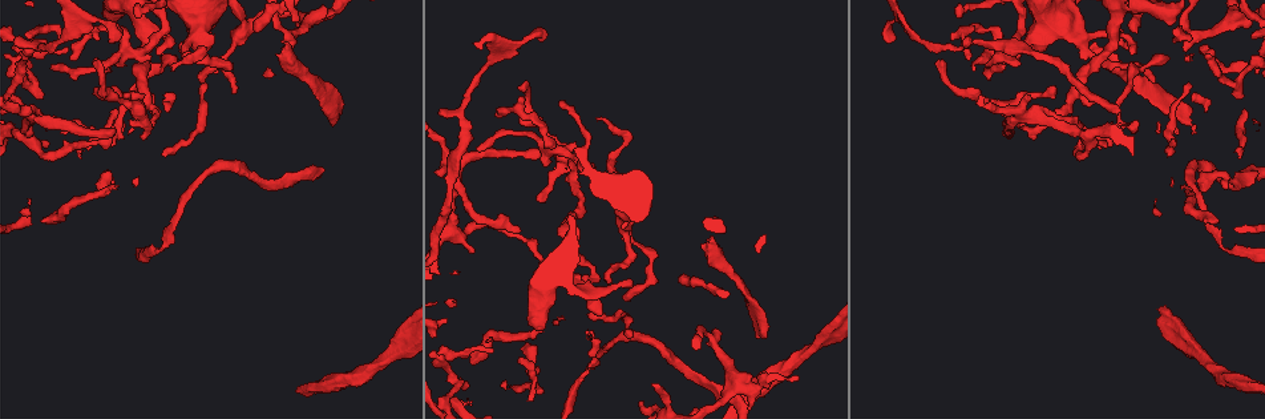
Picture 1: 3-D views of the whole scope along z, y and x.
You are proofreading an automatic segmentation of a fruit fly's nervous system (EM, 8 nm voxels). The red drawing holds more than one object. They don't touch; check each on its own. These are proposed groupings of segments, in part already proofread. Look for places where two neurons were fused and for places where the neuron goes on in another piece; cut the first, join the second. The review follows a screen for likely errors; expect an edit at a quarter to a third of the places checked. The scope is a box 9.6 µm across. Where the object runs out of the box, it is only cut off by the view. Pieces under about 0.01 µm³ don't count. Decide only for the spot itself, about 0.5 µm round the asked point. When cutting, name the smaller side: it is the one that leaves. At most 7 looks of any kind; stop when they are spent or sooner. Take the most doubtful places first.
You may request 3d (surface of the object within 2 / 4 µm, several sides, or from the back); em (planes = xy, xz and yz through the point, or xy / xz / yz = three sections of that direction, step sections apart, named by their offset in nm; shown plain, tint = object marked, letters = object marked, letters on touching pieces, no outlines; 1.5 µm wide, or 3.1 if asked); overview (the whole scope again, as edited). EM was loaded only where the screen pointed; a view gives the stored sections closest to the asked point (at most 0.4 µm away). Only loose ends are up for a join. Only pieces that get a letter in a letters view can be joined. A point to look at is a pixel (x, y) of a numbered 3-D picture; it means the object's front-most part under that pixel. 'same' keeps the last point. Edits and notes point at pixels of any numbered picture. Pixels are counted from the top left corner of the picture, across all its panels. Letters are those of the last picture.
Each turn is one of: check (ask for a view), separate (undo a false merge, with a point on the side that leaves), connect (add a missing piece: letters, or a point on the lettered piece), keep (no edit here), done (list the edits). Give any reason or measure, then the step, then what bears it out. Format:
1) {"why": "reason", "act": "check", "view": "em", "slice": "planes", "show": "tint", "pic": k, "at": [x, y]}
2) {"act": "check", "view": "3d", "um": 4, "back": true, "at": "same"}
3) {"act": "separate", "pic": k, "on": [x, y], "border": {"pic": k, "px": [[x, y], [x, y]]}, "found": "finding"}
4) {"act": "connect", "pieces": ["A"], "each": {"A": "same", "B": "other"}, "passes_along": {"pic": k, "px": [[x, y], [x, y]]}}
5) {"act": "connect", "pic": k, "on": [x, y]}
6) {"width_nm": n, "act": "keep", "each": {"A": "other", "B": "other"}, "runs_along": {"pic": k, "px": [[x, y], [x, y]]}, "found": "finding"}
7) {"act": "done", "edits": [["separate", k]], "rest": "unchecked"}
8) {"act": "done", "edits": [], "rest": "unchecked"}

{"why": "an open end", "act": "check", "view": "3d", "um": 2, "pic": 1, "at": [598, 117]}

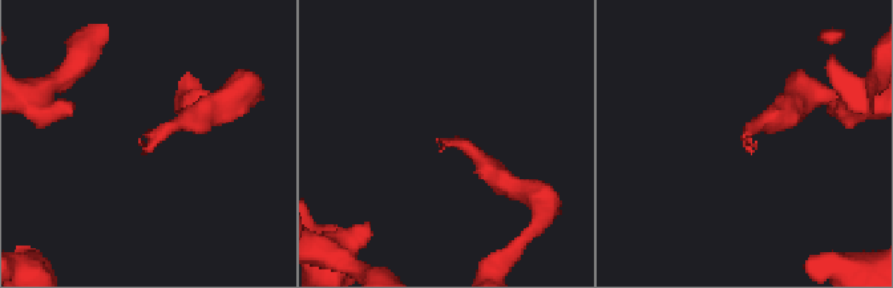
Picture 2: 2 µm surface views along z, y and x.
{"act": "check", "view": "em", "slice": "planes", "show": "letters", "pic": 2, "at": [444, 145]}

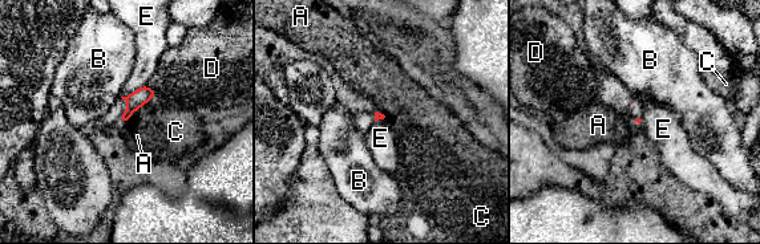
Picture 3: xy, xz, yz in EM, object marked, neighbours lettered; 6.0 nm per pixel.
{"longest_contact_nm": ["E", 170], "act": "keep", "each": {"A": "other", "B": "other", "C": "other", "D": "other", "E": "other"}, "border": {"pic": 3, "px": [[145, 85], [121, 97]]}, "found": "no lettered piece goes on from it"}

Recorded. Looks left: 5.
{"why": "free end", "act": "check", "view": "3d", "um": 4, "pic": 1, "at": [339, 114]}

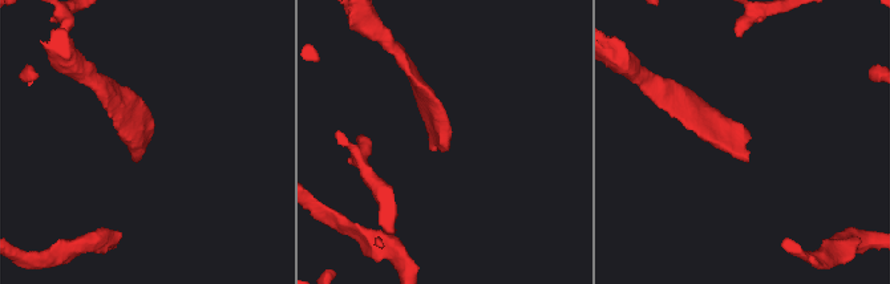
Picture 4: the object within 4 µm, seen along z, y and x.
{"act": "check", "view": "em", "slice": "planes", "show": "letters", "pic": 4, "at": [746, 140]}

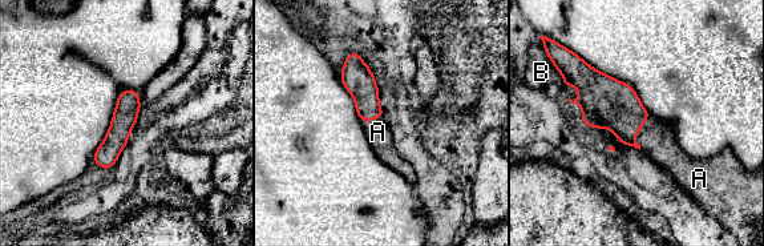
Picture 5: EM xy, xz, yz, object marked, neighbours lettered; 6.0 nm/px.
{"act": "connect", "pieces": ["A"], "each": {"A": "same", "B": "other"}, "passes_along": {"pic": 5, "px": [[607, 103], [638, 130], [657, 138]]}, "found": "the neuron continues"}

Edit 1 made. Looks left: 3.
{"why": "tapers out", "act": "check", "view": "3d", "um": 2, "pic": 1, "at": [890, 41]}

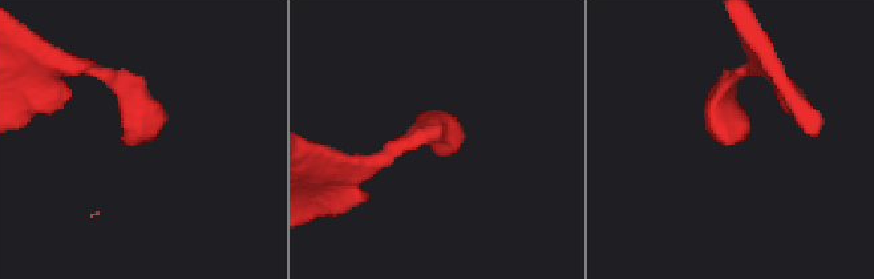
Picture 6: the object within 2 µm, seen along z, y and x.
{"act": "check", "view": "em", "slice": "xz", "step": 8, "show": "letters", "pic": 6, "at": [127, 144]}

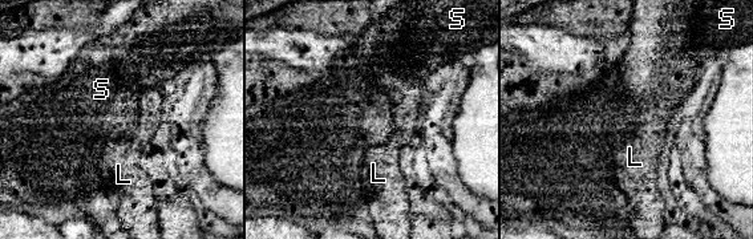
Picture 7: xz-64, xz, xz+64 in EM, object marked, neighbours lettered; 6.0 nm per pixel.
{"why": "cut it another way", "act": "check", "view": "em", "slice": "planes", "show": "letters", "at": "same"}

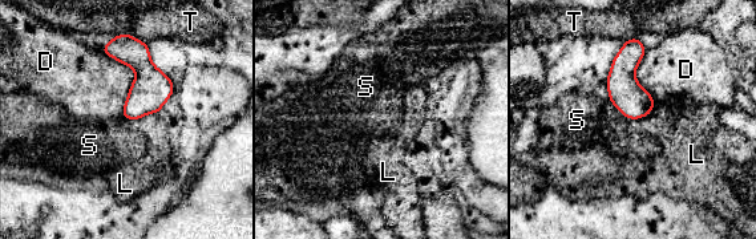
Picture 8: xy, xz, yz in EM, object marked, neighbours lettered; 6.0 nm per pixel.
{"act": "keep", "each": {"D": "other", "L": "other", "S": "other", "T": "other"}, "border": {"pic": 8, "px": [[101, 51], [134, 72], [122, 116]]}, "found": "none of them fits"}

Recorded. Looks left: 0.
{"act": "done", "edits": [["connect", 5]], "rest": "unchecked"}

